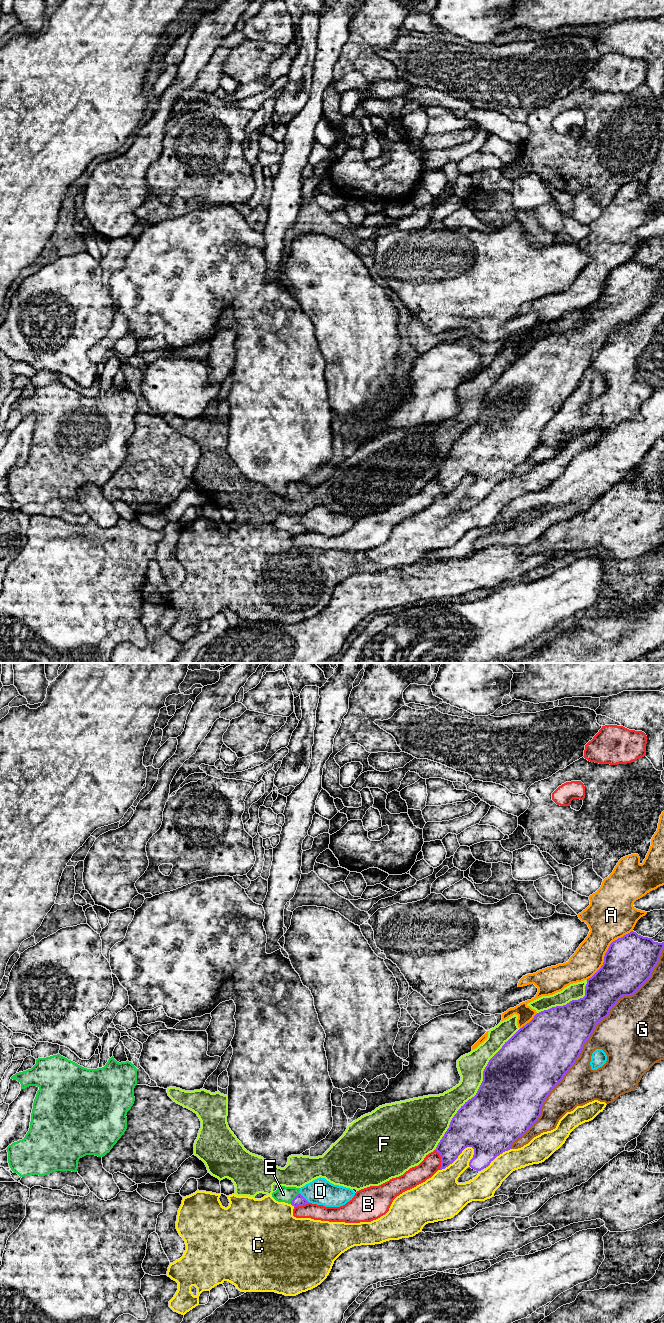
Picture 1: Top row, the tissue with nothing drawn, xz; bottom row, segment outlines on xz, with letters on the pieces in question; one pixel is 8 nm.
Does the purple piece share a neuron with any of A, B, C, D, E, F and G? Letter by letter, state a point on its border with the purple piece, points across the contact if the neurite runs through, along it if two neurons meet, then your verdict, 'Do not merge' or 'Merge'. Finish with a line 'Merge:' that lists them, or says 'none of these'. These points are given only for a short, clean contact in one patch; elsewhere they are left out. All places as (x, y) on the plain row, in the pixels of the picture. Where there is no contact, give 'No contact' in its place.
A: Touches purple at xz (606, 280). Do not merge
B: Touches purple at xz (441, 487). Do not merge
C: Touches purple at xz (457, 485). Do not merge
D: Touches purple at xz (303, 525). Do not merge
E: Touches purple at xz (294, 526). Path across: xz (299, 528), (294, 526), (283, 522). Merge
F: Touches purple at xz (478, 417). Do not merge
G: Touches purple at xz (584, 371). Do not merge
Merge: E

